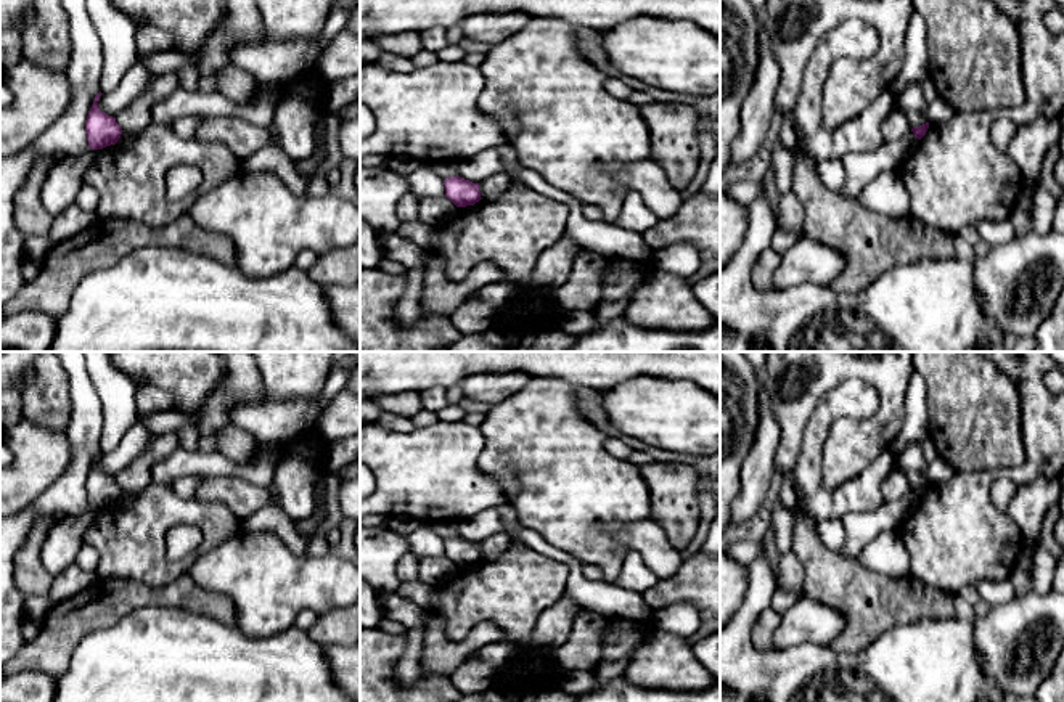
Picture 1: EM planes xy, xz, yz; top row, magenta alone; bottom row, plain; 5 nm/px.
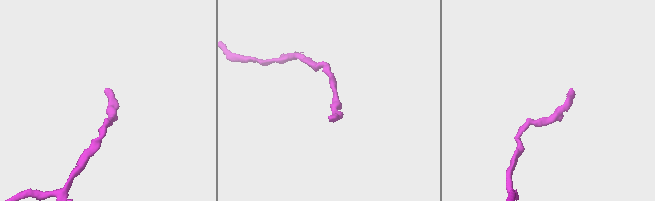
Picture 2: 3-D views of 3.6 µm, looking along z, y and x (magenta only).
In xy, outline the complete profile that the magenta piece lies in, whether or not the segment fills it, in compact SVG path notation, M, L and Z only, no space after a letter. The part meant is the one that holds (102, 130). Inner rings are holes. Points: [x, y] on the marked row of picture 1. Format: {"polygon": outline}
{"polygon": "M100 92L88 111L85 120L85 133L90 149L103 149L106 146L116 145L122 135L122 129L116 122L116 117L108 116L98 108Z"}

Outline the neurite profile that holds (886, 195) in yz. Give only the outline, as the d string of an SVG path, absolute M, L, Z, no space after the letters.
M882 172L863 188L857 201L865 209L890 218L910 215L910 196L897 172Z

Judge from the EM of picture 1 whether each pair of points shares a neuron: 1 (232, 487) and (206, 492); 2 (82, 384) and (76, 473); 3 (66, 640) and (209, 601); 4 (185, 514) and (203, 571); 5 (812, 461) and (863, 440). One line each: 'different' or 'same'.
1: same
2: same
3: same
4: different
5: different

